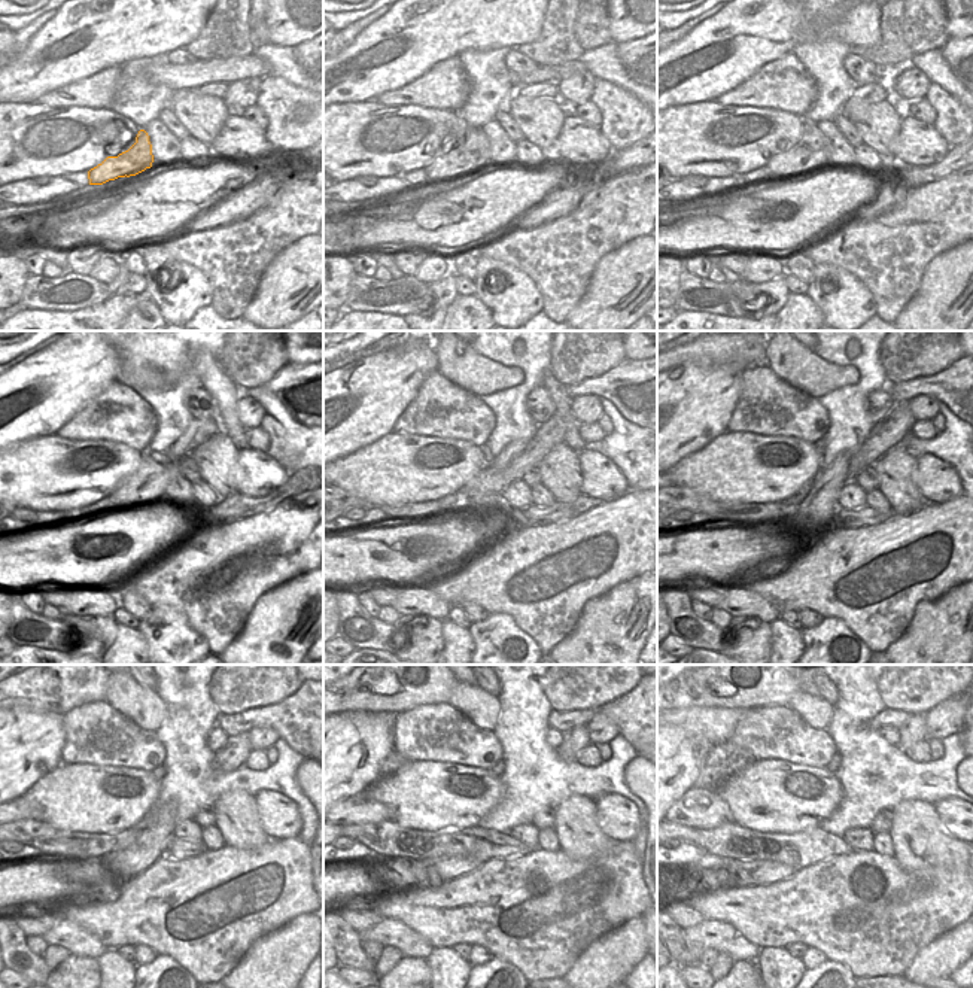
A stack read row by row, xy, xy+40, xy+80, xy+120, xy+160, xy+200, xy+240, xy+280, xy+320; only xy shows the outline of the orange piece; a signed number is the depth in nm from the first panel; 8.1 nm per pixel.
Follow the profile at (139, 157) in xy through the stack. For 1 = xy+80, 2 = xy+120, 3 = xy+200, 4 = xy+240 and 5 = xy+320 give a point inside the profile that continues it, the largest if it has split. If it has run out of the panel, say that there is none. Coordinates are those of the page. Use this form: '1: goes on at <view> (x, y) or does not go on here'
1: goes on at xy+80 (811, 152)
2: goes on at xy+120 (149, 480)
3: goes on at xy+200 (885, 434)
4: goes on at xy+240 (237, 748)
5: goes on at xy+320 (914, 729)

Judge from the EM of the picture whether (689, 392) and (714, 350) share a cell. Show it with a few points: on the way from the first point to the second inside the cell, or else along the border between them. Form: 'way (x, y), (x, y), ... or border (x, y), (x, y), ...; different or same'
border (672, 367), (695, 364), (736, 373); different

